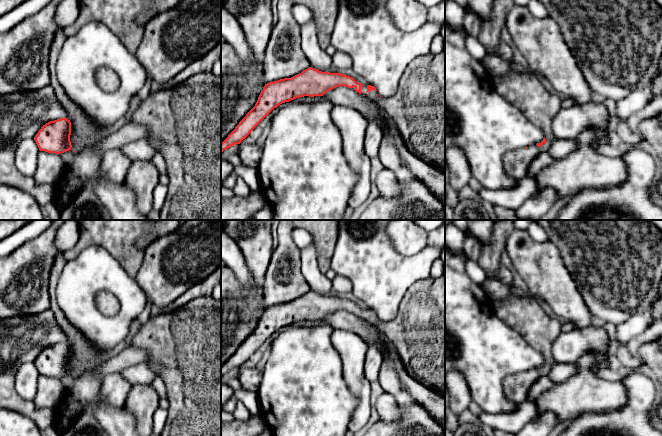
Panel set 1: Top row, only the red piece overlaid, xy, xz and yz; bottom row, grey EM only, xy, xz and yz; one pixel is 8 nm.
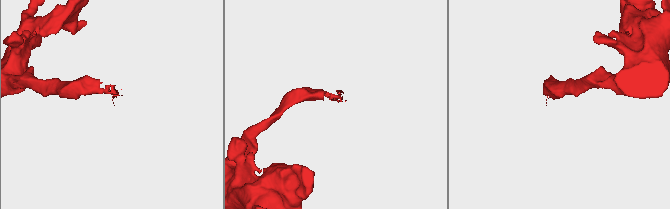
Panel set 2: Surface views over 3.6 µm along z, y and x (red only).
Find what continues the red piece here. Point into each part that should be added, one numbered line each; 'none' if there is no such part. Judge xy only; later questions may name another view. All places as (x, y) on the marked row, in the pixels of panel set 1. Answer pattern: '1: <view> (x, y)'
none

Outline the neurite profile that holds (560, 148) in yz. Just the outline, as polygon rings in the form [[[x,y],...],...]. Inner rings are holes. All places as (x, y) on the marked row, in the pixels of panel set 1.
[[[555,139],[547,152],[556,160],[567,157],[577,150],[578,144],[575,140]]]

